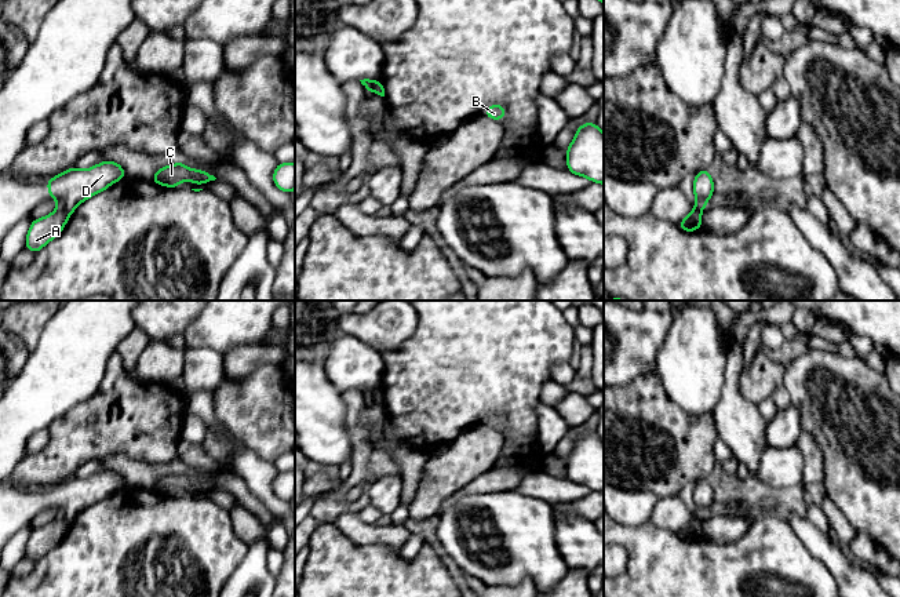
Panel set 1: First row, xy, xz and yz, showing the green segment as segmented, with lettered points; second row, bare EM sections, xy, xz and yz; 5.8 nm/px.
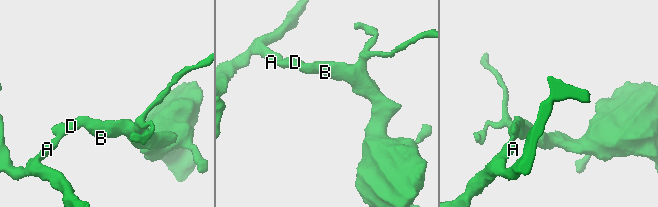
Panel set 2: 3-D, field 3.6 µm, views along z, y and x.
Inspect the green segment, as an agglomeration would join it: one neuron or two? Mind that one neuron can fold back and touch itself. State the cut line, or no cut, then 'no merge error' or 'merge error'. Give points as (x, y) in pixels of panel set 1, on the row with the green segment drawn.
xy (59, 204), (68, 215) | merge error

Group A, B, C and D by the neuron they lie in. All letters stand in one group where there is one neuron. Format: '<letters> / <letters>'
A / B C D

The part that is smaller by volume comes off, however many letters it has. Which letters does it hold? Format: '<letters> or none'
B, C, D

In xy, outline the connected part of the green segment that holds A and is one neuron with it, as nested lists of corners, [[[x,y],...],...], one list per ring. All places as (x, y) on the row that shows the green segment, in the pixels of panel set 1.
[[[57,205],[55,211],[40,219],[33,219],[26,234],[25,248],[37,254],[45,244],[61,234],[69,215]]]

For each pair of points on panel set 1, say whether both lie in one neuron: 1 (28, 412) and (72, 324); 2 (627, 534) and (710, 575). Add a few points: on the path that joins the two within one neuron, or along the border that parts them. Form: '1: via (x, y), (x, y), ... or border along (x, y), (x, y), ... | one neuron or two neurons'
1: via (43, 390), (68, 366), (72, 346) | one neuron
2: via (648, 549), (674, 575), (689, 575) | one neuron

